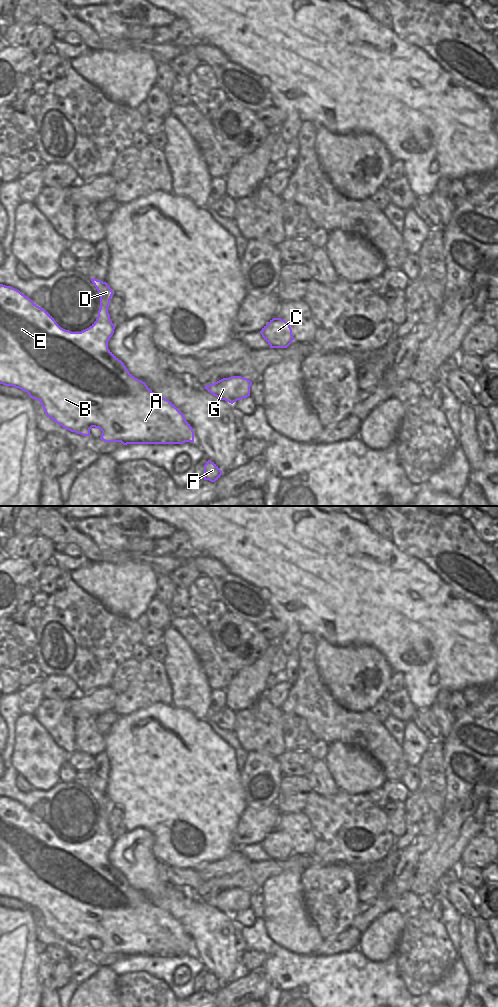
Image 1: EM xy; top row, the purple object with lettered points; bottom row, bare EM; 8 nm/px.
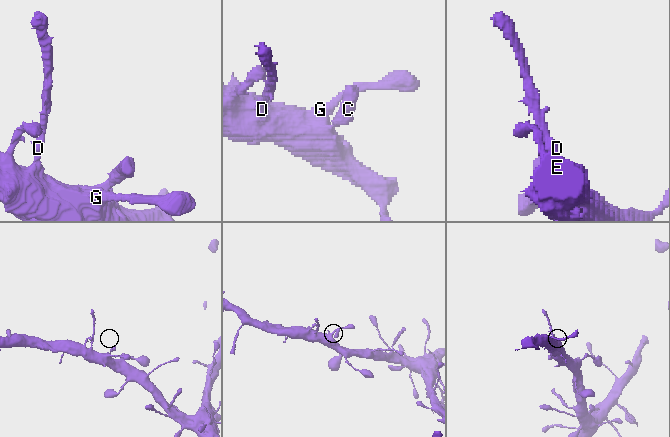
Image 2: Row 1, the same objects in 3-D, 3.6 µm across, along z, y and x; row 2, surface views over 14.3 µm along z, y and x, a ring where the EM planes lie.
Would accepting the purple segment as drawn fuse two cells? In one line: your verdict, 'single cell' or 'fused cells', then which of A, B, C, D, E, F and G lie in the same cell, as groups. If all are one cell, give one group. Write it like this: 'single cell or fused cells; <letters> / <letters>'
single cell; A B C D E F G

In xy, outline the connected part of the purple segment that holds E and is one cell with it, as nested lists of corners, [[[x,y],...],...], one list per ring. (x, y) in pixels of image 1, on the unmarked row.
[[[95,790],[90,791],[100,807],[100,821],[96,833],[89,840],[81,844],[71,844],[61,840],[44,820],[37,818],[29,809],[11,798],[0,796],[0,896],[13,898],[27,904],[32,911],[40,913],[46,927],[54,934],[71,944],[83,948],[90,948],[90,941],[95,939],[102,943],[101,952],[105,954],[121,954],[123,957],[183,956],[185,954],[194,954],[194,943],[182,924],[172,914],[155,906],[145,894],[135,890],[128,883],[124,875],[108,861],[108,853],[112,849],[116,839],[112,835],[108,825],[110,811],[114,805],[106,794]]]

